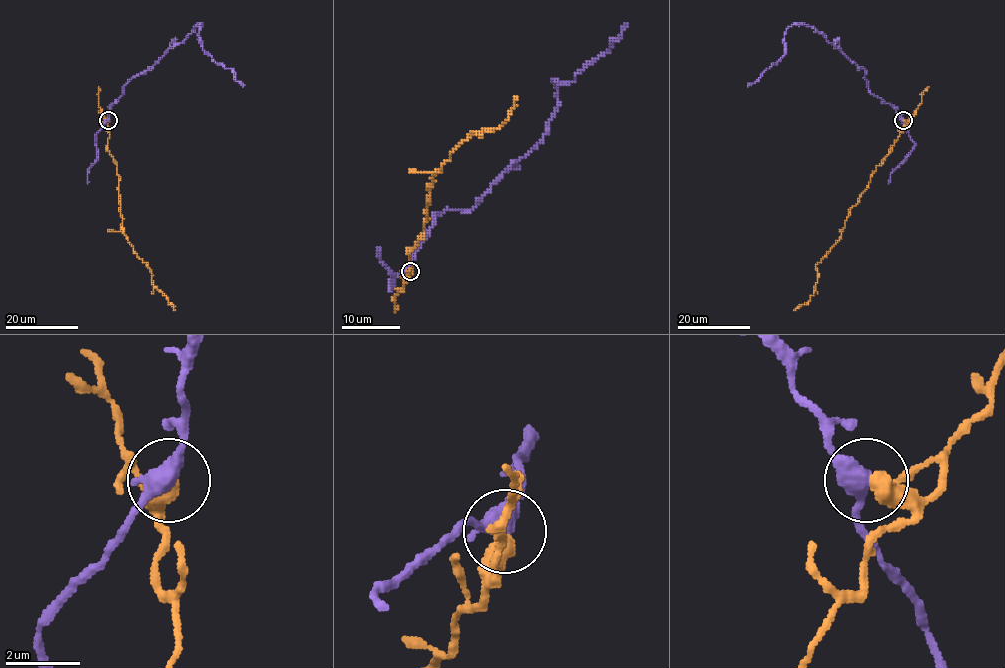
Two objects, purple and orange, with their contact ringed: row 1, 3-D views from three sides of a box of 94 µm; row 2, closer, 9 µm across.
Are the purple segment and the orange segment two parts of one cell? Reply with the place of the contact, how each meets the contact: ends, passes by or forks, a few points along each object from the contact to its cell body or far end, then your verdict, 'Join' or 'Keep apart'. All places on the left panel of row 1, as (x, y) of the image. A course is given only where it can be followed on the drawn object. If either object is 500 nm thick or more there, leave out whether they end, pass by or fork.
Place: (108, 120). Course of purple: (108, 120), (123, 87), (181, 43), (198, 24), (201, 24), (201, 47), (216, 63), (233, 71), (243, 86). Course of orange: (108, 120), (107, 150), (119, 177), (124, 235), (134, 252), (147, 265), (154, 286), (175, 310). Keep apart

